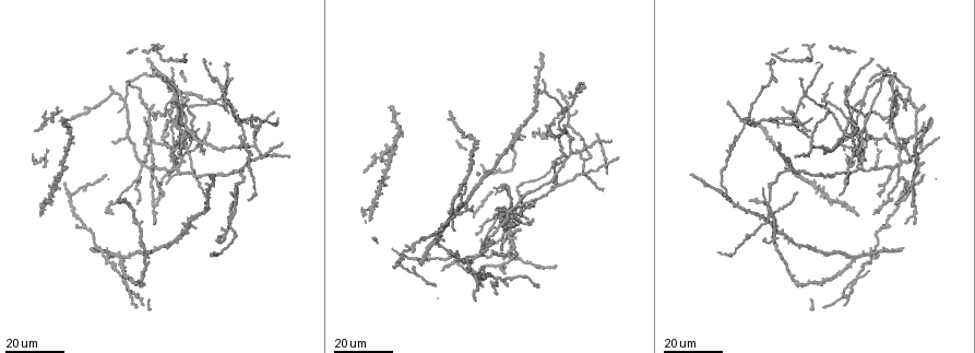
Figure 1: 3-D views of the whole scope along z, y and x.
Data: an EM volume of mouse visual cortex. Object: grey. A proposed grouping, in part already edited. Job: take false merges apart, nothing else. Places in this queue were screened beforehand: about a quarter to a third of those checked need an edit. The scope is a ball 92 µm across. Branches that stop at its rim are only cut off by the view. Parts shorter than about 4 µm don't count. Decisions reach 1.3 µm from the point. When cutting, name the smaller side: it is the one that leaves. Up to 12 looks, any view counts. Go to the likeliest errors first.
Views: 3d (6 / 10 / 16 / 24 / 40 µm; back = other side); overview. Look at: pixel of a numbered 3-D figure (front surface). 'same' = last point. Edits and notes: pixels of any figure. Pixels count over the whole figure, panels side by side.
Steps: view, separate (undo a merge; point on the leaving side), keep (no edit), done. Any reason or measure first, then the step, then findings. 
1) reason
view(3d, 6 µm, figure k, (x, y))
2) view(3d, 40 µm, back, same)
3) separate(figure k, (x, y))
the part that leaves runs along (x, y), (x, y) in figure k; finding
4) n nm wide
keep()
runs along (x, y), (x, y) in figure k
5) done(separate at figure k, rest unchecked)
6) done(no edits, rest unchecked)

four or more arms meet
view(3d, 24 µm, figure 1, (746, 120))

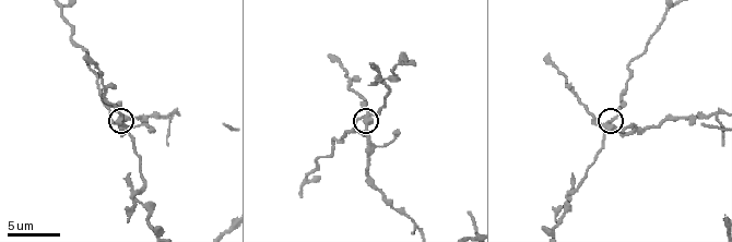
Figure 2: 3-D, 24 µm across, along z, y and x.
view(3d, 10 µm, figure 2, (124, 126))

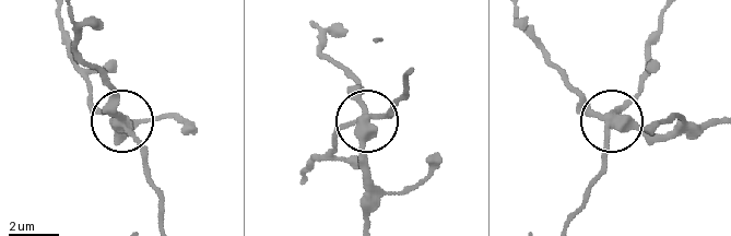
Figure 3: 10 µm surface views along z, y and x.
view(3d, 6 µm, figure 3, (368, 120))

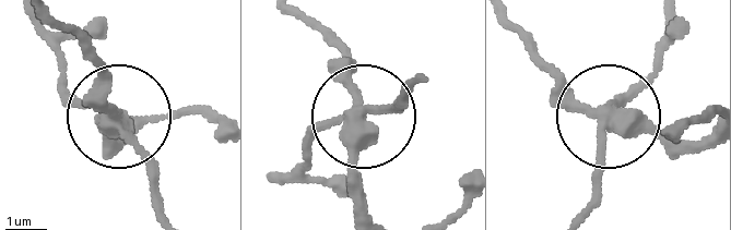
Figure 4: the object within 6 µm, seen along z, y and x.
4 arms
separate(figure 4, (152, 162))
the part that leaves runs along (113, 122), (148, 171), (157, 213) in figure 4; two neurons meet here

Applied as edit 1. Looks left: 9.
view(overview)

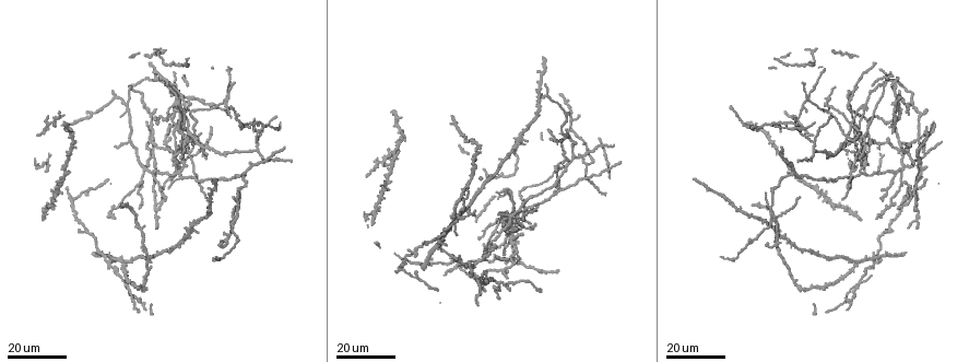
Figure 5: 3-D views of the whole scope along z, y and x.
four arms meet
view(3d, 24 µm, figure 5, (875, 264))

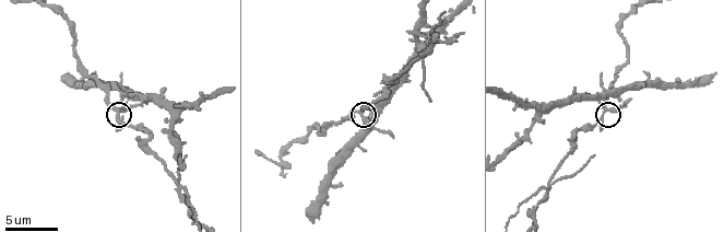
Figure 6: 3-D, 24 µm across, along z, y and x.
view(3d, 6 µm, figure 6, (605, 110))

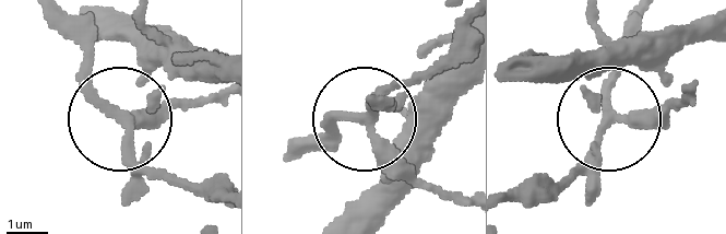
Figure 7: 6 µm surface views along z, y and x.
4 arms
keep()
continuous, no second neuron

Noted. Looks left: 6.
a fork
view(3d, 16 µm, figure 5, (128, 106))

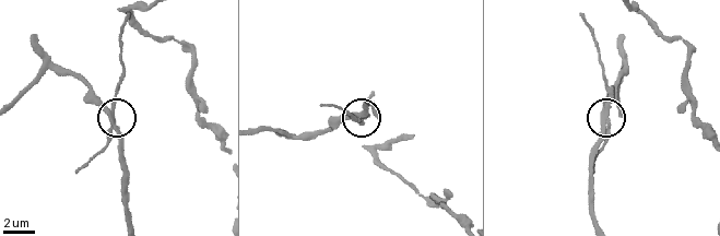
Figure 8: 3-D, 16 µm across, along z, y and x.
view(3d, 10 µm, figure 8, (113, 107))

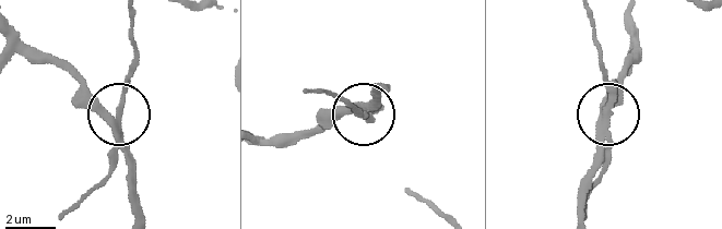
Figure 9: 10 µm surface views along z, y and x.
separate(figure 9, (126, 92))
the part that leaves runs along (121, 125), (121, 96), (133, 59), (133, 14) in figure 9; two neurons meet here

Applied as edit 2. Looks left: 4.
arms part here
view(3d, 24 µm, figure 5, (256, 131))

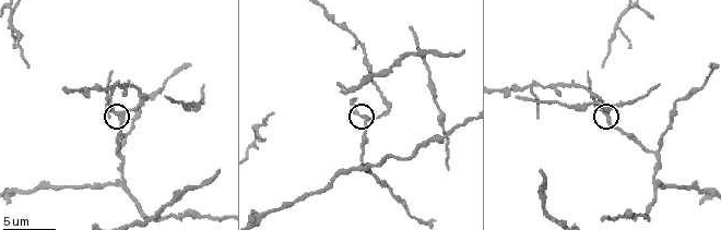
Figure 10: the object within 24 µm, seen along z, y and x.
view(3d, 6 µm, figure 10, (118, 114))

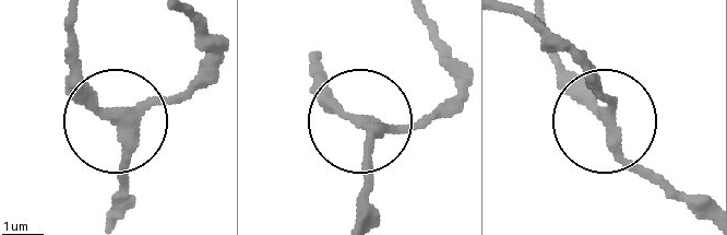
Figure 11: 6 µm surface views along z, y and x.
240 nm wide
keep()
runs along (354, 218), (365, 127), (316, 65) in figure 11; continuous, no second neuron

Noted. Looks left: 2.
arms part here
view(3d, 16 µm, figure 5, (773, 222))

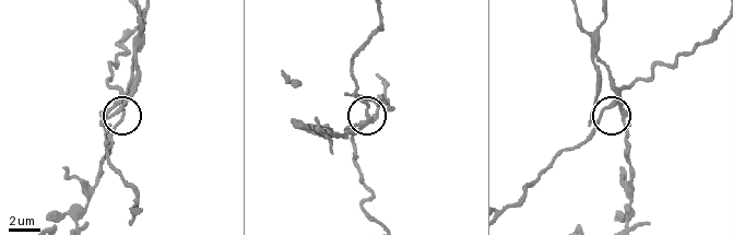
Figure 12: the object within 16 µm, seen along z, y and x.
closer look
view(3d, 10 µm, figure 12, (366, 117))

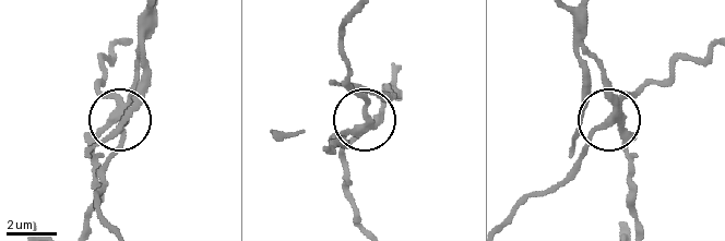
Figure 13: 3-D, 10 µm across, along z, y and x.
separate(figure 13, (97, 95))
the part that leaves runs along (120, 113), (120, 136), (95, 195), (102, 218) in figure 13; two neurons meet here

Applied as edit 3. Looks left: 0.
done(separate at figure 4, separate at figure 9, separate at figure 13, rest unchecked)

